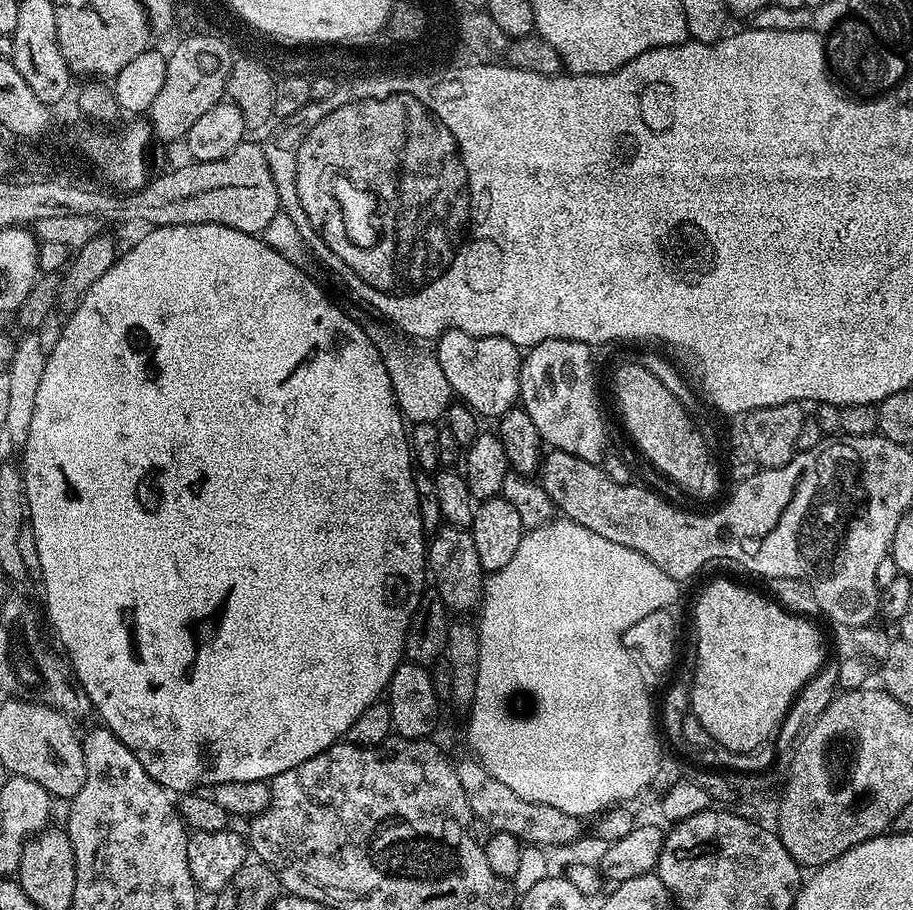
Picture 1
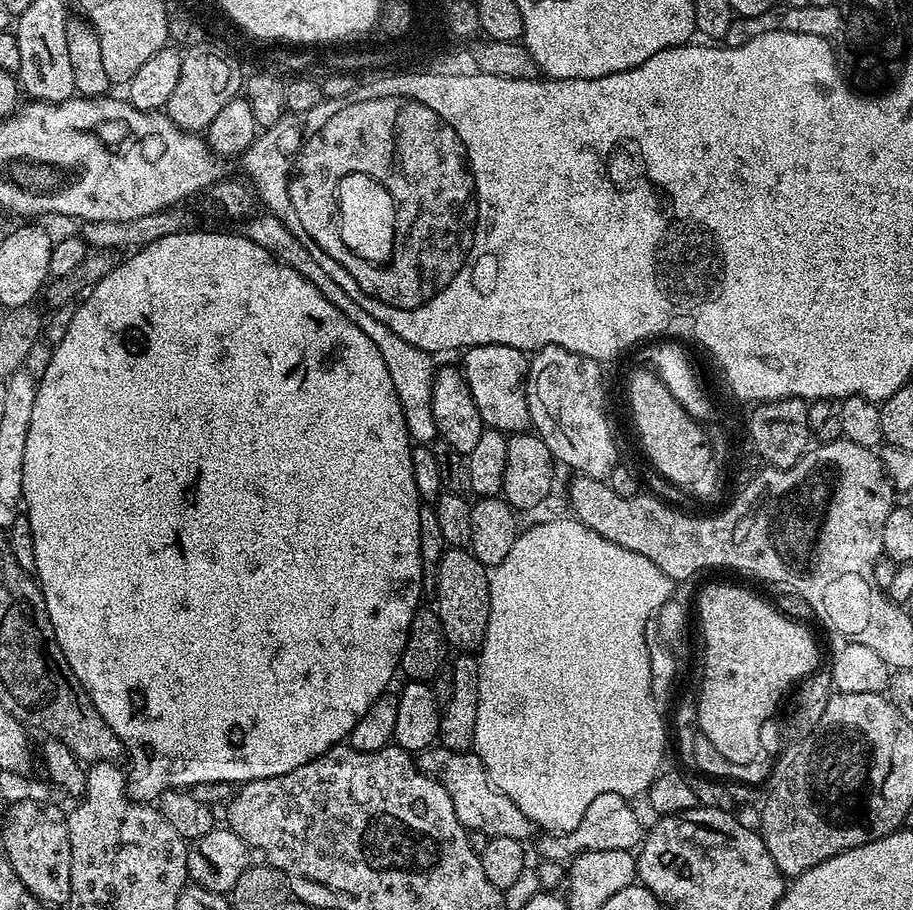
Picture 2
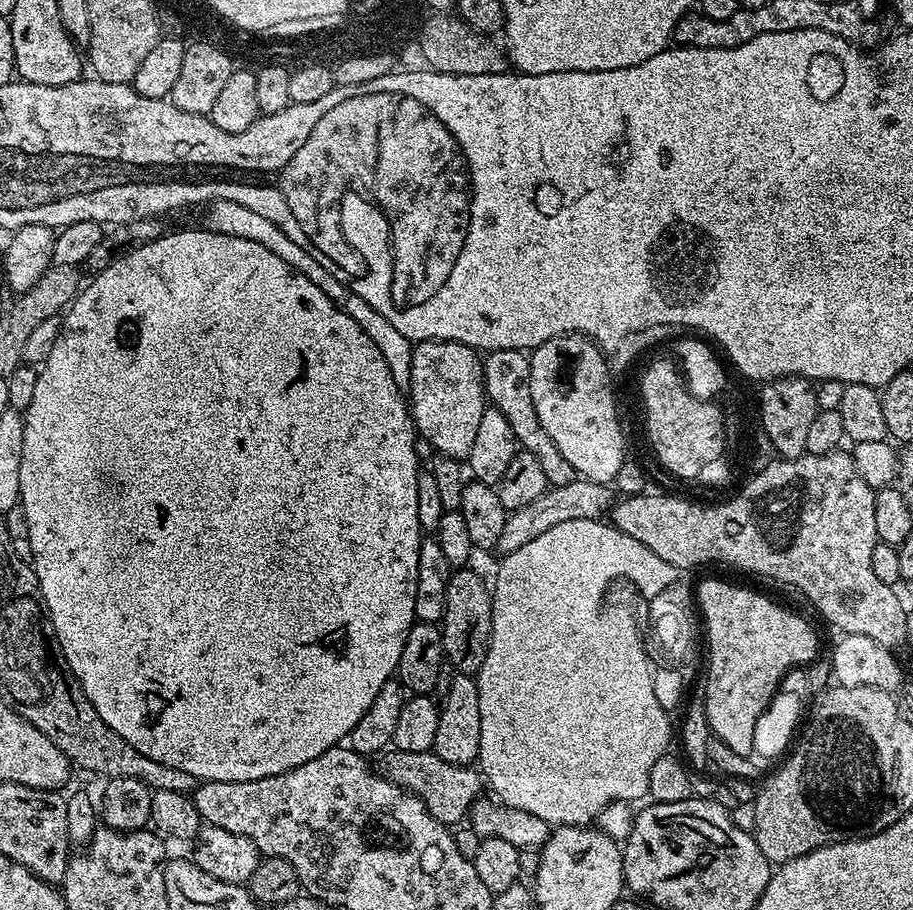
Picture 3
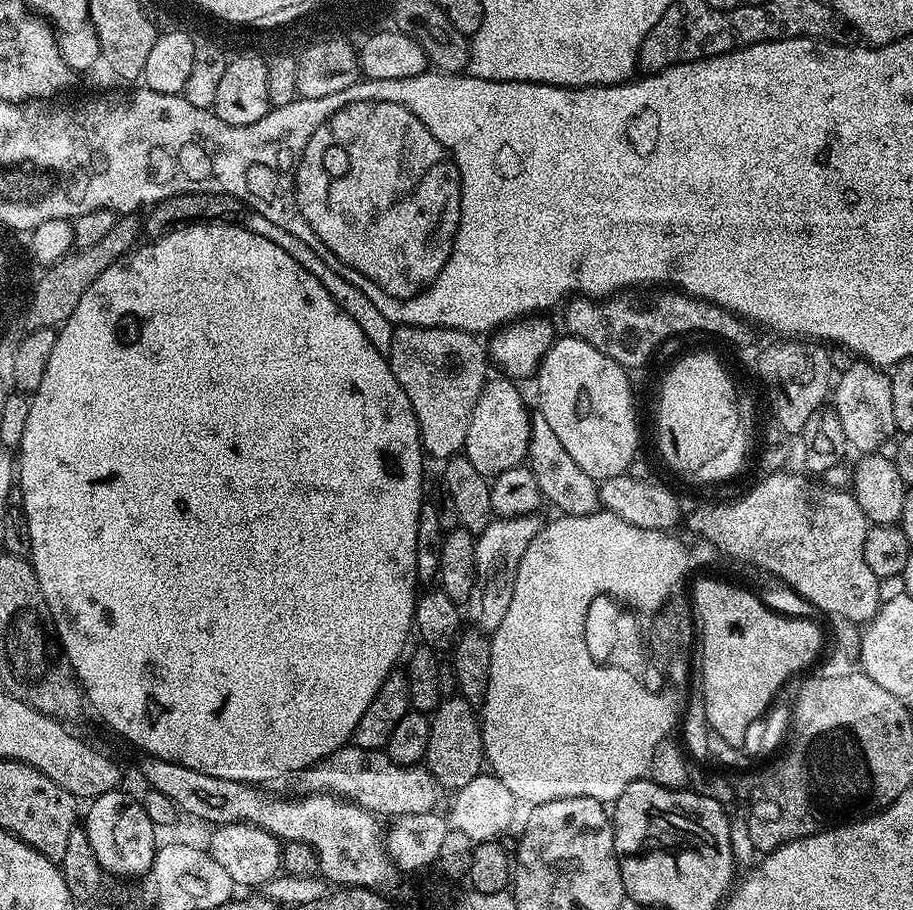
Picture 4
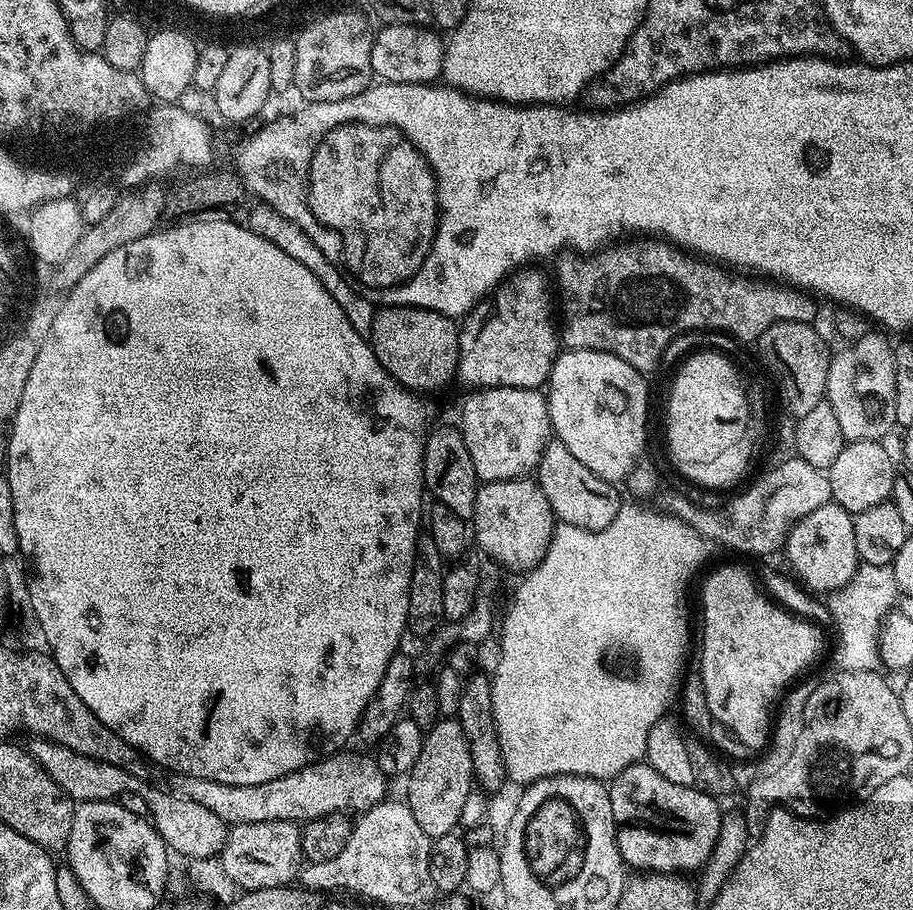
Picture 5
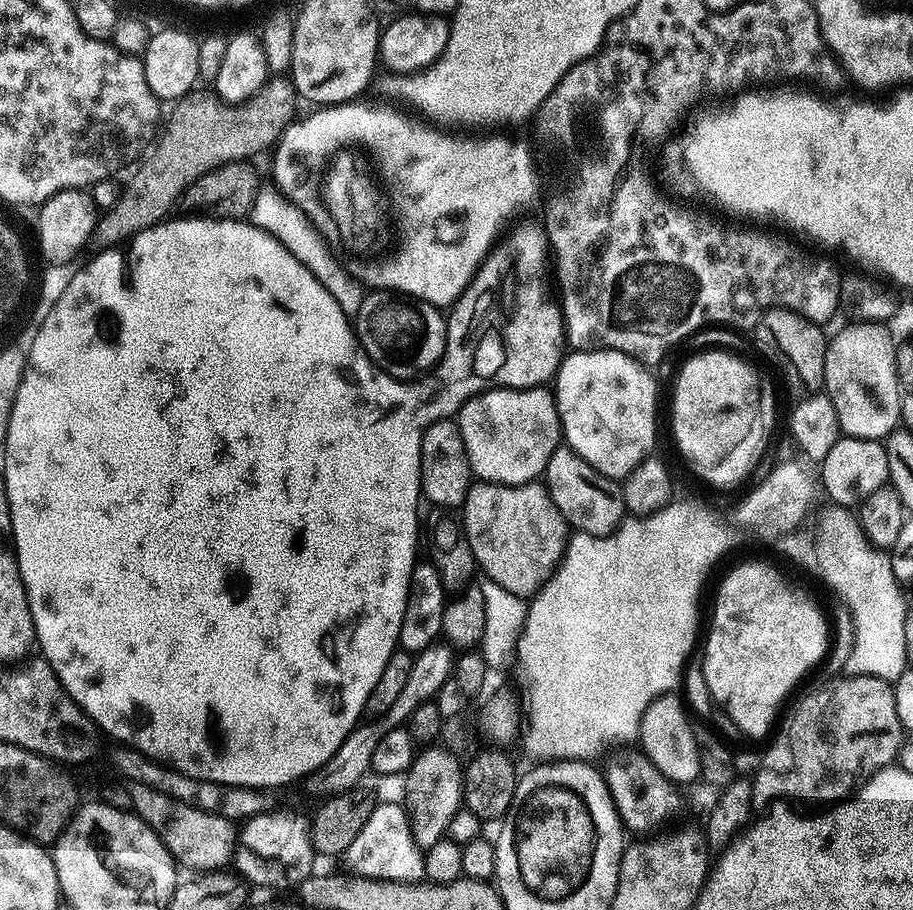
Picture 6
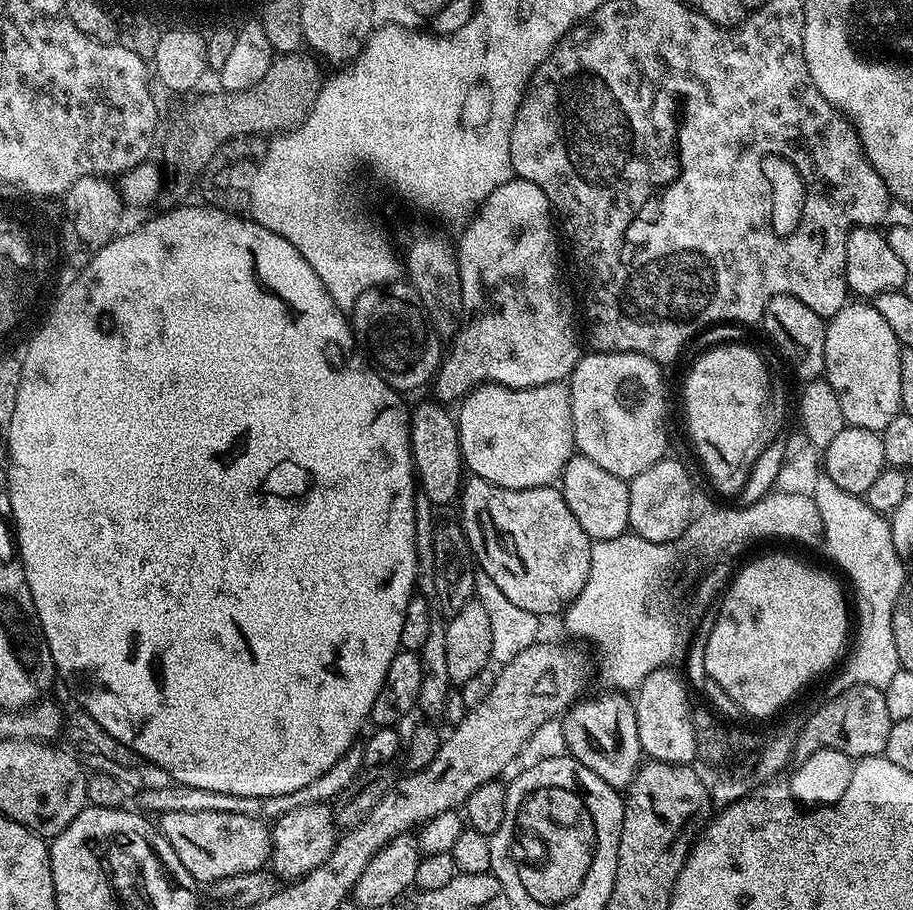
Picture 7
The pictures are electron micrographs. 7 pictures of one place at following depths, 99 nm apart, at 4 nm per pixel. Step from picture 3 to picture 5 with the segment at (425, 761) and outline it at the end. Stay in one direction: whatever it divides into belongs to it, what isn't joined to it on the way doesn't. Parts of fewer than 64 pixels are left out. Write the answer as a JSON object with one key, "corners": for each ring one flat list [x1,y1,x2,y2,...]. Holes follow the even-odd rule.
{"corners":[[340,750,325,755,307,764,305,768,270,778,270,782,223,784,210,778,176,774,171,777,170,788,177,796,192,799,198,802,198,806,206,806,206,810,214,810,214,814,218,814,218,818,222,818,229,826,279,820,307,822,329,816,332,812,359,814,385,799,387,792,384,791,387,790,389,781,371,755,363,756,360,752,348,751]]}

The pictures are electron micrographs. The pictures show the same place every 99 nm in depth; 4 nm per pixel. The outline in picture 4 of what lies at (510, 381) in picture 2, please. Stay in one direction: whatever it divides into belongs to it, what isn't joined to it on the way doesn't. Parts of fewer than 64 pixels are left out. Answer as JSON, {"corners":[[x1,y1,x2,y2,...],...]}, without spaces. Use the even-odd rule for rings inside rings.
{"corners":[[539,414,532,416,530,426,530,442,526,467,534,474,534,482,538,482,538,490,545,501,548,500,557,509,557,513,566,516,589,516,601,507,598,482,570,458,570,453,562,447,562,441,554,434,554,429,546,418]]}

